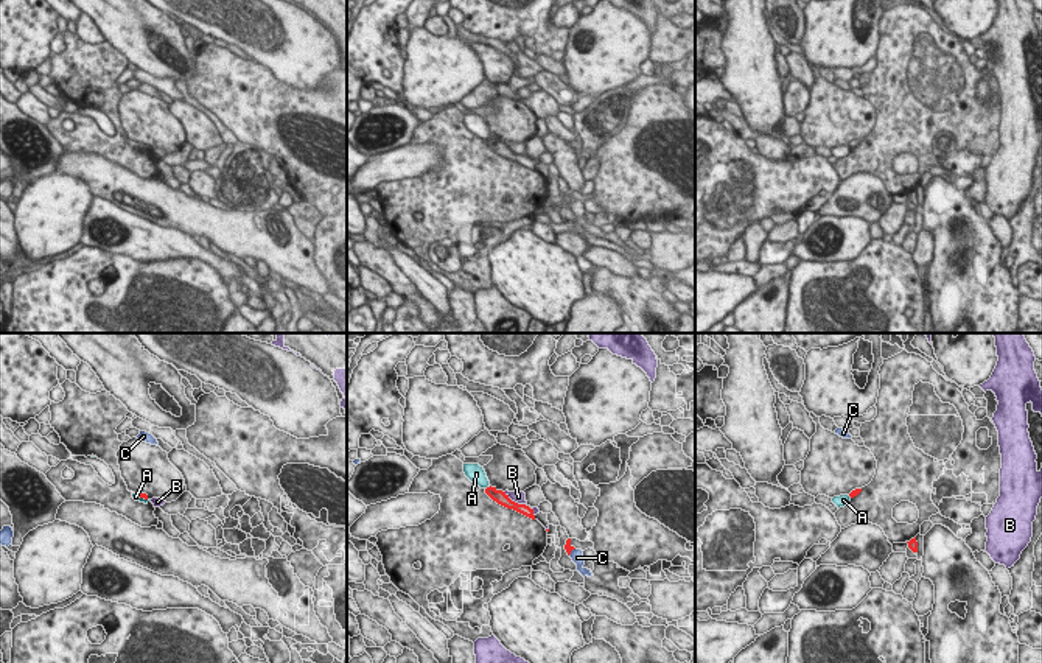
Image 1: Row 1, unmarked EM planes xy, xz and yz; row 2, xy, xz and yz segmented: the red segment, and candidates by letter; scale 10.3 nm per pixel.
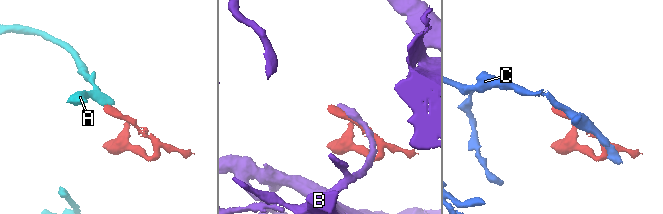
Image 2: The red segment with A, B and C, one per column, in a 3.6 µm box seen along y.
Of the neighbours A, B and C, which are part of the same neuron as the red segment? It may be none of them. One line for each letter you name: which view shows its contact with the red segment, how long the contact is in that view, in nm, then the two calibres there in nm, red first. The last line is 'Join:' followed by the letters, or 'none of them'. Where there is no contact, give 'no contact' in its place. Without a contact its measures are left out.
Join: none of them

